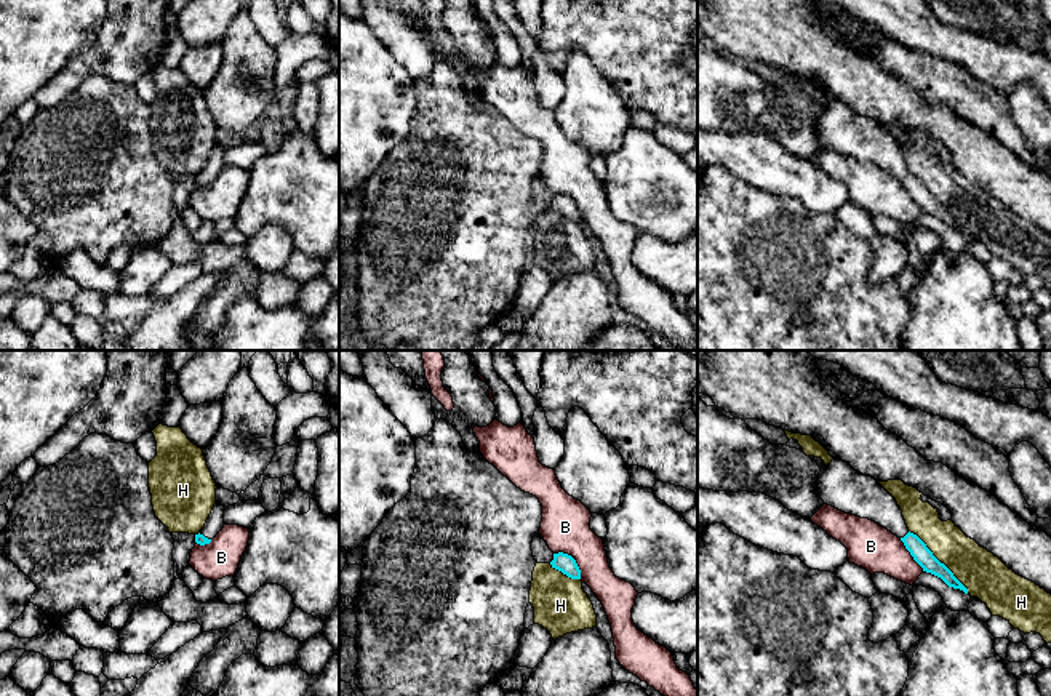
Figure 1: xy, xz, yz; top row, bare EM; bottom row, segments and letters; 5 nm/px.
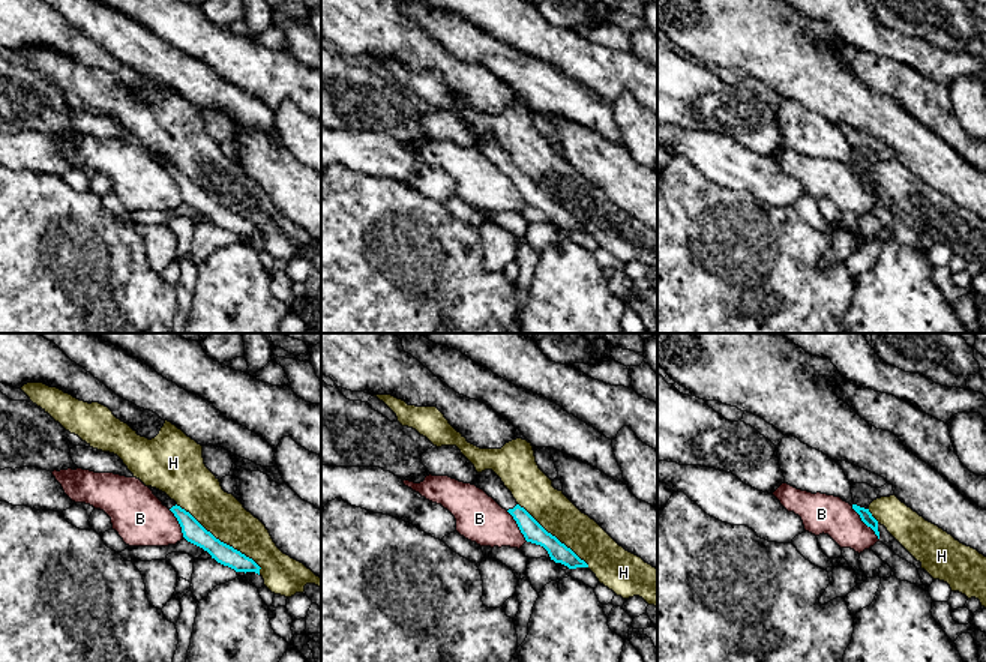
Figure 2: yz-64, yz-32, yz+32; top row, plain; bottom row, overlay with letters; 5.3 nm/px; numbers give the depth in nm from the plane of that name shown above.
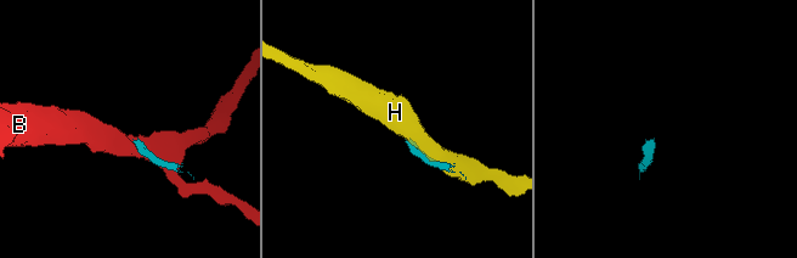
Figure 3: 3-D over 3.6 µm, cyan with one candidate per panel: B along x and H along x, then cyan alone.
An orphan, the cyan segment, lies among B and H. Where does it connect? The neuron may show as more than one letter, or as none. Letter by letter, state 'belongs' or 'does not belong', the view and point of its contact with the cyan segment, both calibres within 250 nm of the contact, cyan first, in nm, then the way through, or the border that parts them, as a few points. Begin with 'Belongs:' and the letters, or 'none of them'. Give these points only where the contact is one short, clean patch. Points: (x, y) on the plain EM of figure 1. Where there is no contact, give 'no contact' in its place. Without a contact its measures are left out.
Belongs: none of them
B: does not belong | xz (573, 200) | 90/240 nm | along xz (554, 194), (567, 194), (575, 202), (581, 220)
H: does not belong | yz (938, 202) | 90/220 nm

